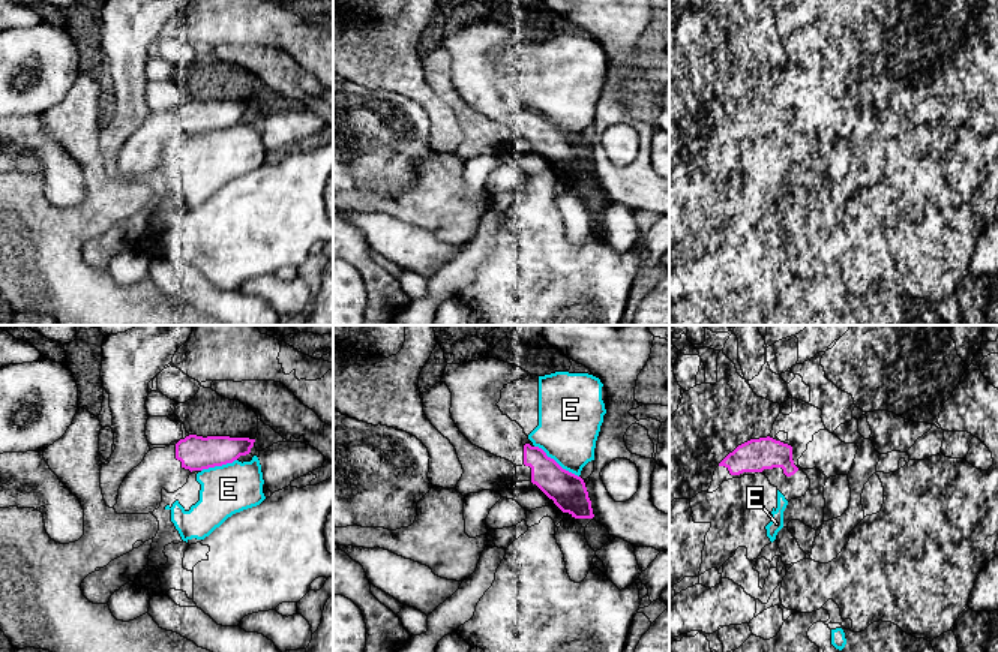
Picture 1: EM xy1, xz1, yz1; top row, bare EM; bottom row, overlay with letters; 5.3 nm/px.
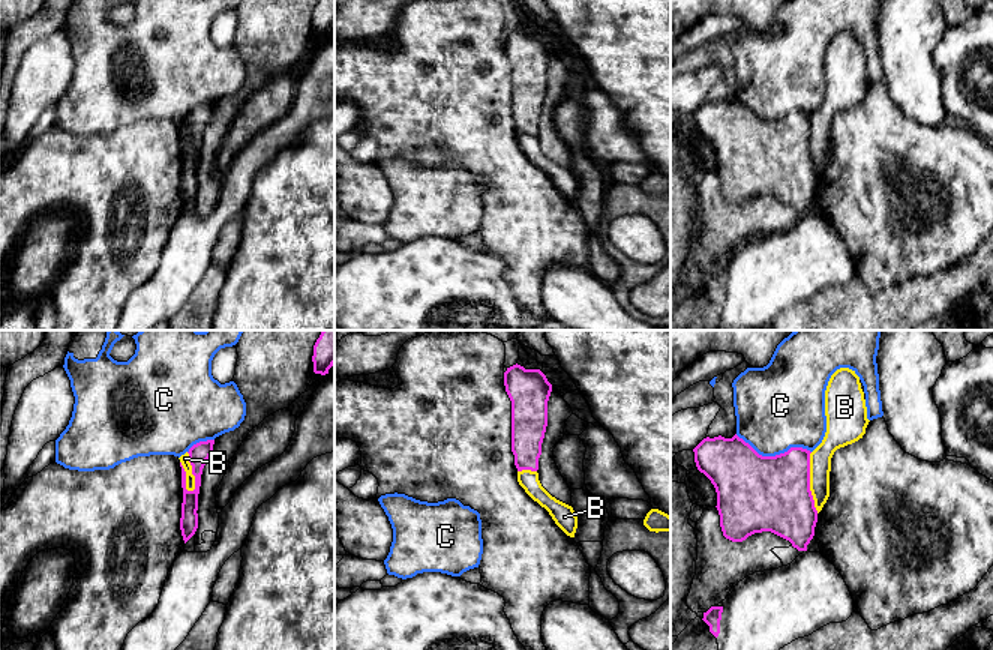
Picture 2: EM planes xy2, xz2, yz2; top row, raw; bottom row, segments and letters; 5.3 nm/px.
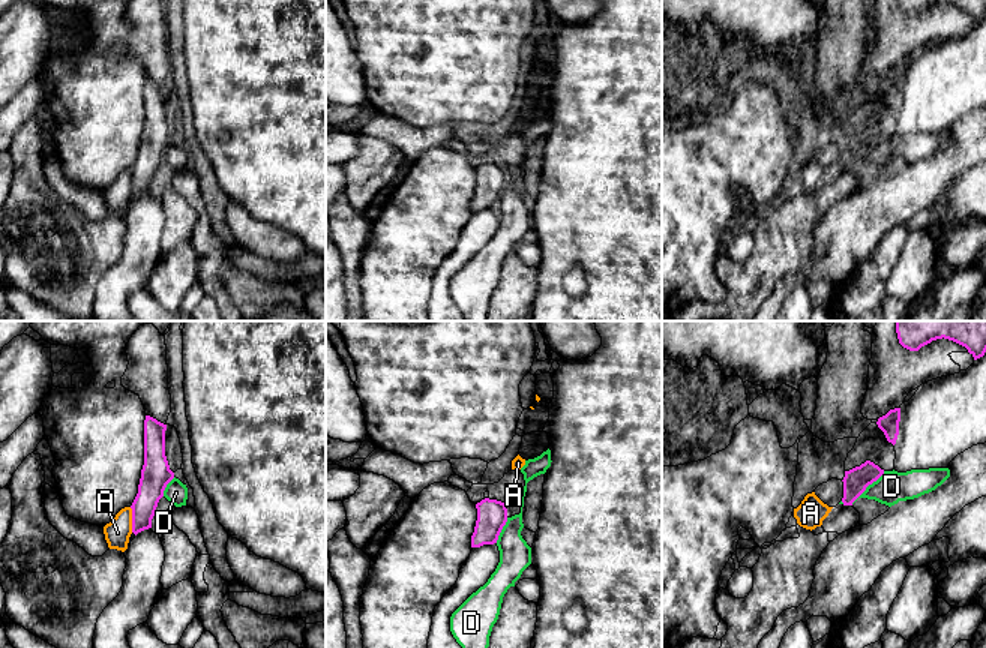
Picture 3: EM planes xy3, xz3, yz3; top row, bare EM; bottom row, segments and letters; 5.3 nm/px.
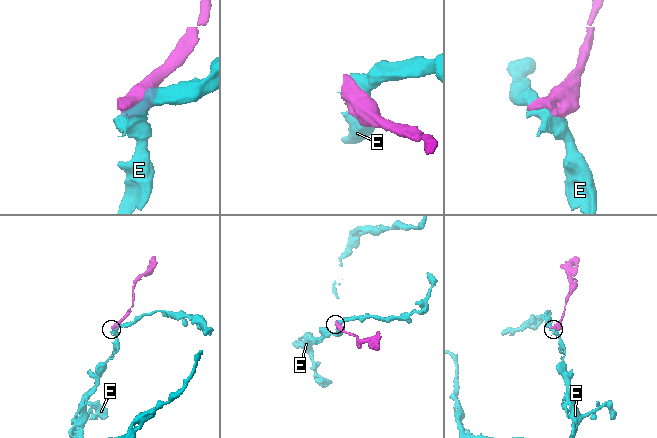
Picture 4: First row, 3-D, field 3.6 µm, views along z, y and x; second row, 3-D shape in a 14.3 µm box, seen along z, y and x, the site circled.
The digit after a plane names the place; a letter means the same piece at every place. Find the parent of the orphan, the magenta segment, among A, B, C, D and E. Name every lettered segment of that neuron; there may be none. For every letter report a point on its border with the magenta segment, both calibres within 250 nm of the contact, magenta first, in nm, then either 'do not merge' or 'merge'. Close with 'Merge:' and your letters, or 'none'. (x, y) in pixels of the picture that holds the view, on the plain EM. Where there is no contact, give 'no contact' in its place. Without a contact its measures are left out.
A: meets magenta in xy3 at (132, 183); 150 nm thick on the magenta side, 140 nm on the other; do not merge
B: meets magenta in xy2 at (192, 135); 110 nm thick on the magenta side, 50 nm on the other; do not merge
C: meets magenta in yz2 at (773, 120); 400 nm thick on the magenta side, 440 nm on the other; do not merge
D: meets magenta in yz3 at (868, 149); 140 nm thick on the magenta side, 170 nm on the other; do not merge
E: meets magenta in xz1 at (556, 126); 190 nm thick on the magenta side, 340 nm on the other; do not merge
Merge: none

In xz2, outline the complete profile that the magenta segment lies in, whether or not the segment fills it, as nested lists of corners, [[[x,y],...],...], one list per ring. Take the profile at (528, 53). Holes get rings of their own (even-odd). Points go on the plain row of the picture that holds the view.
[[[516,27],[504,36],[504,50],[512,65],[514,129],[518,135],[537,135],[552,48],[540,33],[525,33]]]

